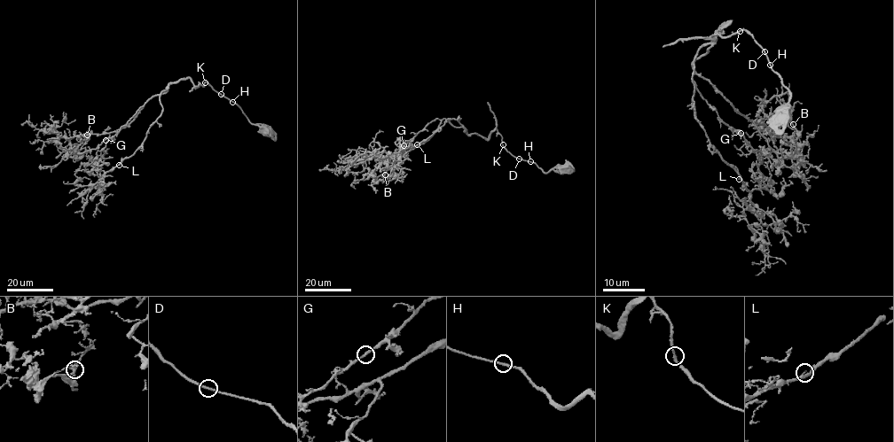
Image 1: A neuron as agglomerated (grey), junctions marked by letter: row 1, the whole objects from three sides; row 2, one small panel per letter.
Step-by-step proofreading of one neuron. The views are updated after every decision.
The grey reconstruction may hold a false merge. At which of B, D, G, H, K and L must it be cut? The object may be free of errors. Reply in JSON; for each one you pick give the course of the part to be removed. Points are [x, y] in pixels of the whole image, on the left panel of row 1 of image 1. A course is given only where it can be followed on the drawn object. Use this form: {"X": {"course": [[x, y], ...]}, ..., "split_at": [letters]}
{"split_at": []}

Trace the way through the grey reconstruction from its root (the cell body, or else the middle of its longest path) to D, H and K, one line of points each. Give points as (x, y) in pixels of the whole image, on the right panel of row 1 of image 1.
D: (781, 119), (777, 111), (788, 101), (789, 92), (772, 69), (764, 51)
H: (781, 119), (777, 111), (788, 101), (789, 92), (770, 65)
K: (781, 119), (777, 111), (788, 101), (789, 92), (772, 69), (760, 45), (744, 29), (740, 31)

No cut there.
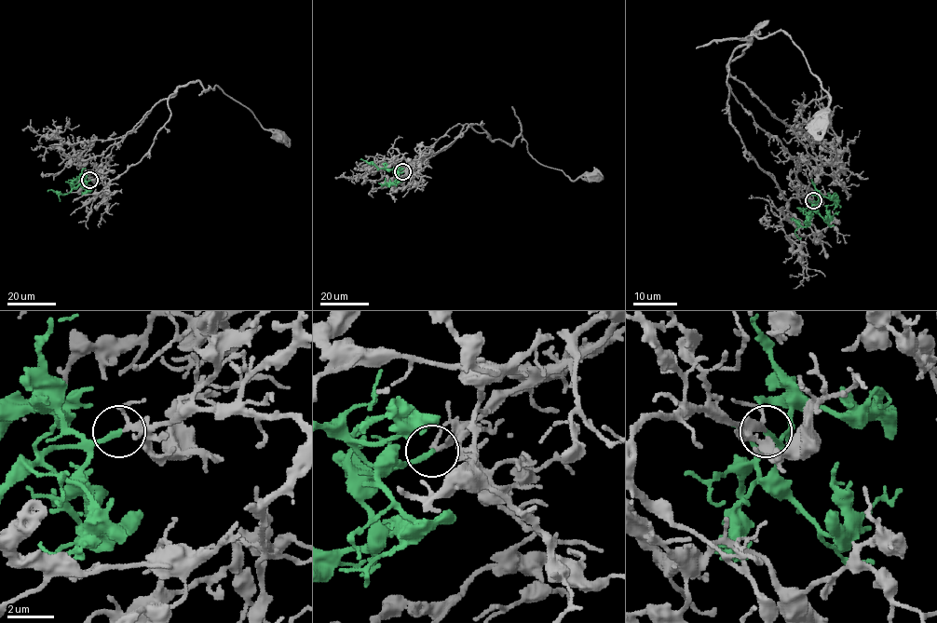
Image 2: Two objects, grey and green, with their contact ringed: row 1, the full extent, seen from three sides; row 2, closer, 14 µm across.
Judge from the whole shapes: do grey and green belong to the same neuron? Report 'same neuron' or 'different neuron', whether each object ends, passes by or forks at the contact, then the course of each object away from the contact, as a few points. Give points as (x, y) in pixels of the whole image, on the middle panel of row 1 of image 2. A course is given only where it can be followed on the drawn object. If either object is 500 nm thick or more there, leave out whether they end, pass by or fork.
same neuron; grey passes by; green ends there; grey runs (403, 172), (468, 126), (483, 123), (492, 140), (511, 145), (521, 135), (530, 155), (571, 181), (592, 175); green runs (403, 172), (378, 168), (360, 159)

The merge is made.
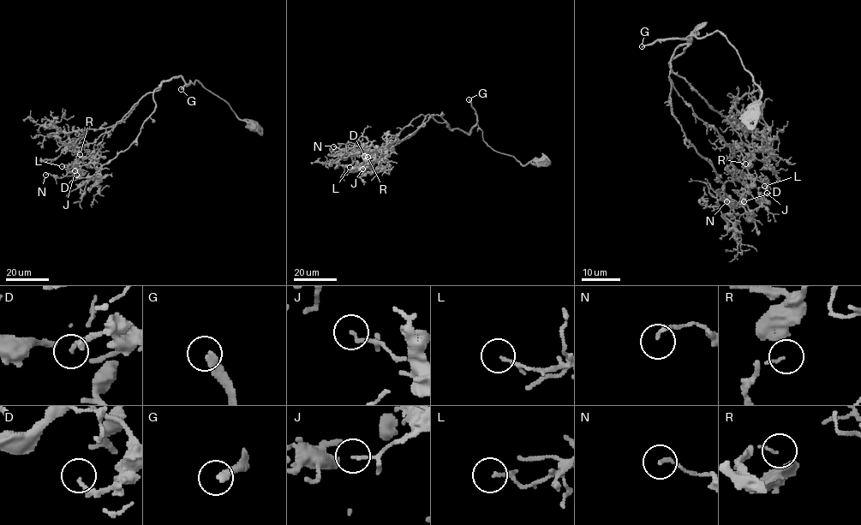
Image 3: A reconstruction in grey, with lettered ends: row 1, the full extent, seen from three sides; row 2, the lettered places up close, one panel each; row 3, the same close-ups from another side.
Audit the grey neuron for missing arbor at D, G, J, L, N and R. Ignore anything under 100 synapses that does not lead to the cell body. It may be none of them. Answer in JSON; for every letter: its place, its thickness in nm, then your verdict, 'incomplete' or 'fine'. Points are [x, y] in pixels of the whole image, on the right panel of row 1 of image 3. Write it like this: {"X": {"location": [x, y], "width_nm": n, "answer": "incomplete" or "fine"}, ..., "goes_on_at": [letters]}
{"D": {"location": [744, 201], "width_nm": 180, "answer": "fine"}, "G": {"location": [642, 46], "width_nm": 280, "answer": "incomplete"}, "J": {"location": [767, 193], "width_nm": 130, "answer": "fine"}, "L": {"location": [764, 186], "width_nm": 140, "answer": "fine"}, "N": {"location": [726, 201], "width_nm": 140, "answer": "fine"}, "R": {"location": [745, 164], "width_nm": 60, "answer": "fine"}, "goes_on_at": ["G"]}

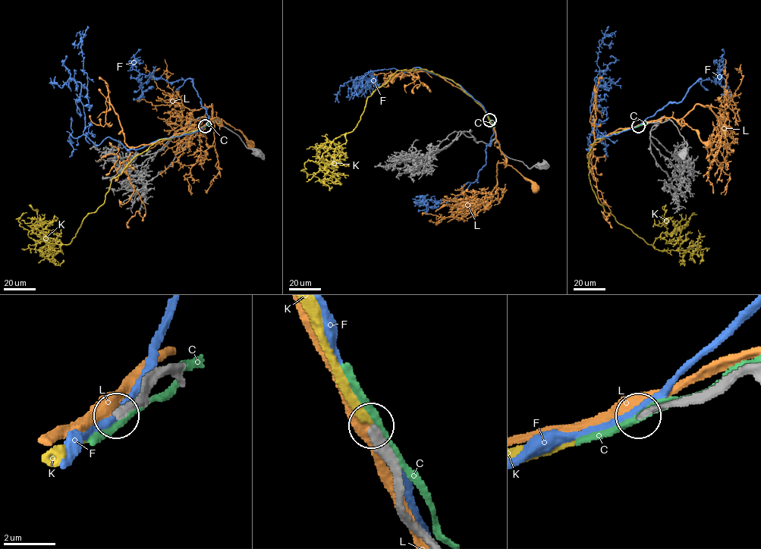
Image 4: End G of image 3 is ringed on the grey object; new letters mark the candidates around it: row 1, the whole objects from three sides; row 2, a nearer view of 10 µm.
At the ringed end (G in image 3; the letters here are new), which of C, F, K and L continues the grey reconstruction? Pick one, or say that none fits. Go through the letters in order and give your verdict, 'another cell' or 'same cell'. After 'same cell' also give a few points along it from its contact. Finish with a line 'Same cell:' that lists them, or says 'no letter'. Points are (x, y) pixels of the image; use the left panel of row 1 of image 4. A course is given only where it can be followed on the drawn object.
C: another cell
F: another cell
K: same cell; it runs (205, 126), (138, 154), (61, 250), (43, 254), (48, 244), (29, 233)
L: another cell
Same cell: K

